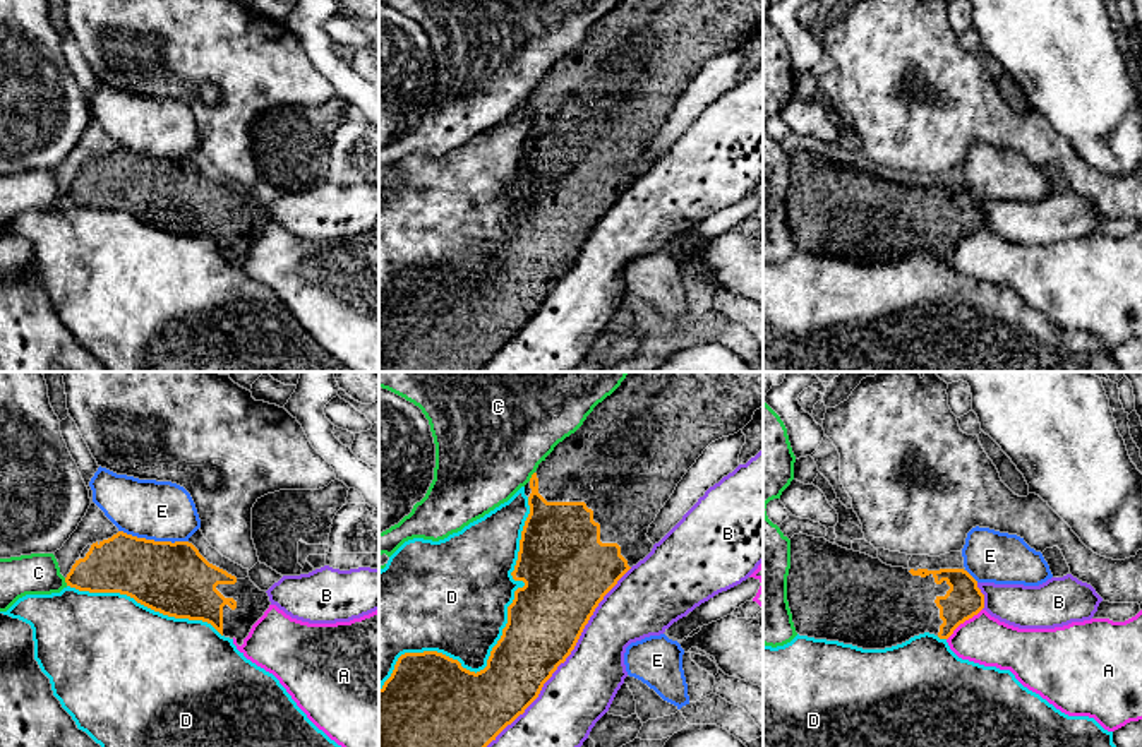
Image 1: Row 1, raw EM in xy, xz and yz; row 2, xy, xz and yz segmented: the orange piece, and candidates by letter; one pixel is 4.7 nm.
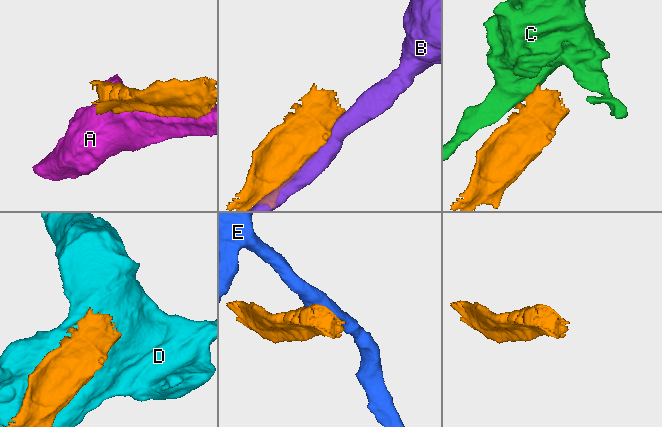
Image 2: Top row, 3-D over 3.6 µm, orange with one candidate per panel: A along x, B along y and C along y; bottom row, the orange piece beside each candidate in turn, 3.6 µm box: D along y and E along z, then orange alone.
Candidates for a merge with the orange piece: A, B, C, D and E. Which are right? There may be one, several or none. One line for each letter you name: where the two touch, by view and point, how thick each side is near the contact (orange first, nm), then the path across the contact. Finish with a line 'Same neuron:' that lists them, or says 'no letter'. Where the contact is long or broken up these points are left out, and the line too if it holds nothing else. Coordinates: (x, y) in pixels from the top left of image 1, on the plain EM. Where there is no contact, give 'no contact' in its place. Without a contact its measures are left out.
Same neuron: no letter

